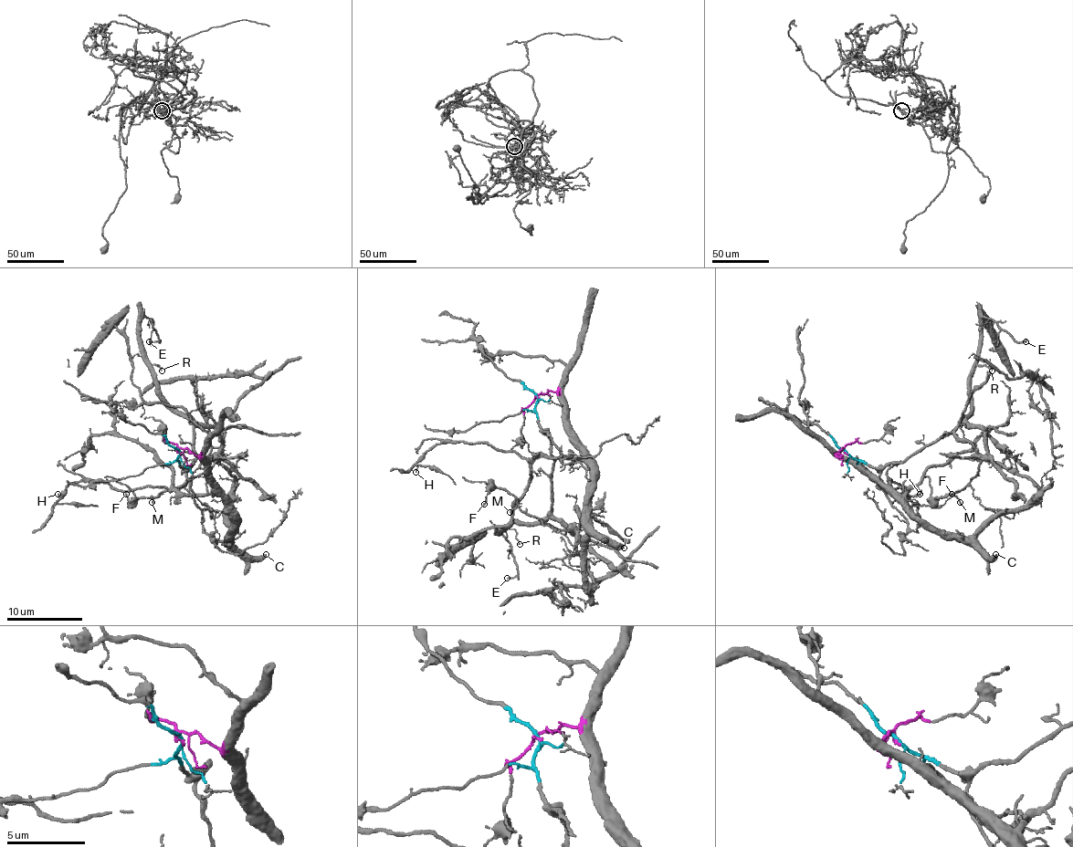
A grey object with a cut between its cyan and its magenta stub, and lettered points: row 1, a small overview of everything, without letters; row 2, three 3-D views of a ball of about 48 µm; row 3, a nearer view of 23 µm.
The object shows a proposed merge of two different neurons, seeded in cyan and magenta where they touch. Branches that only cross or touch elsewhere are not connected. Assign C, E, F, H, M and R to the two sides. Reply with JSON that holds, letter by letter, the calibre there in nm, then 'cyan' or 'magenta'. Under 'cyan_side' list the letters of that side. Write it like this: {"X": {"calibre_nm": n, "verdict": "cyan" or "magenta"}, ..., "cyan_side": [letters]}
{"C": {"calibre_nm": 360, "verdict": "magenta"}, "E": {"calibre_nm": 120, "verdict": "cyan"}, "F": {"calibre_nm": 130, "verdict": "cyan"}, "H": {"calibre_nm": 110, "verdict": "magenta"}, "M": {"calibre_nm": 120, "verdict": "cyan"}, "R": {"calibre_nm": 100, "verdict": "cyan"}, "cyan_side": ["E", "F", "M", "R"]}

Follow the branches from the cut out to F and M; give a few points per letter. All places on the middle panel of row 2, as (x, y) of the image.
F: (537, 396), (535, 413), (554, 461), (552, 514), (579, 538), (525, 514), (497, 487), (484, 505)
M: (537, 396), (535, 413), (550, 440), (550, 455), (554, 461), (552, 514), (579, 538), (518, 508), (510, 512)

